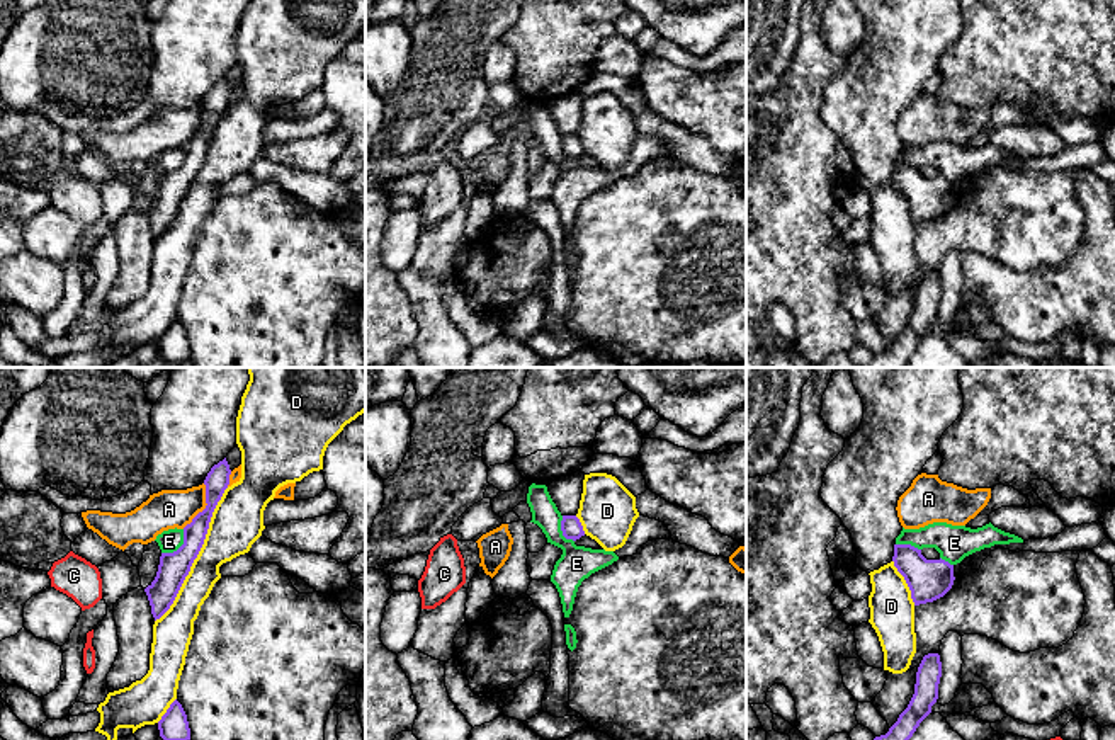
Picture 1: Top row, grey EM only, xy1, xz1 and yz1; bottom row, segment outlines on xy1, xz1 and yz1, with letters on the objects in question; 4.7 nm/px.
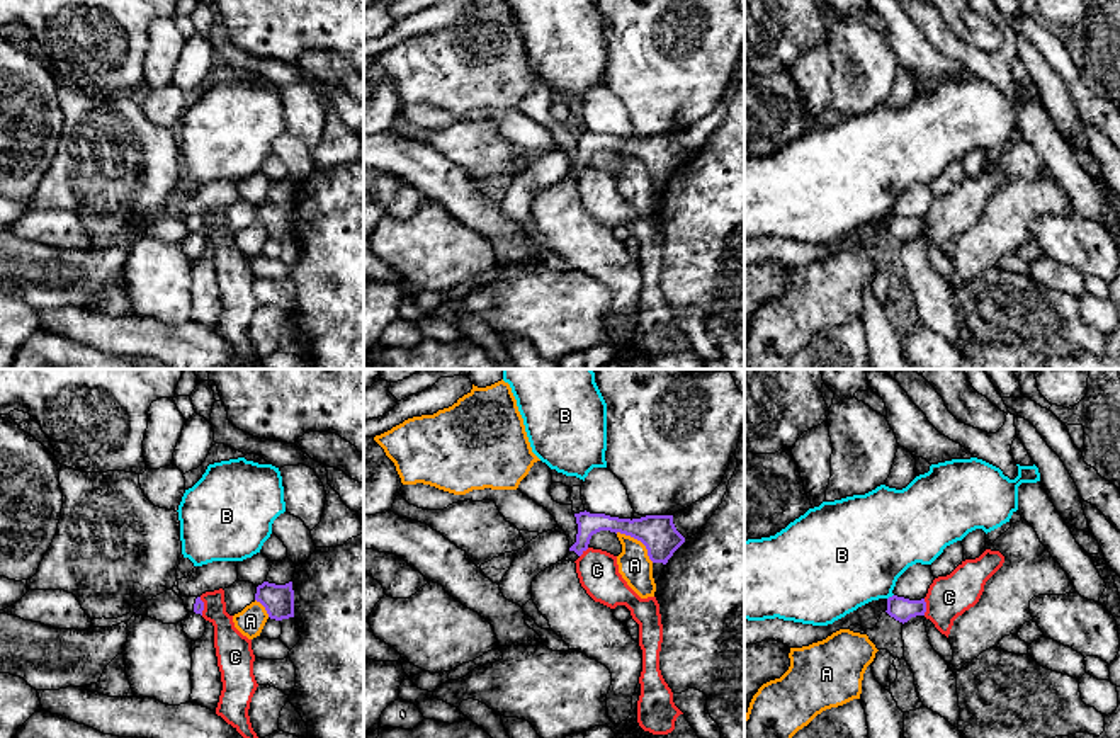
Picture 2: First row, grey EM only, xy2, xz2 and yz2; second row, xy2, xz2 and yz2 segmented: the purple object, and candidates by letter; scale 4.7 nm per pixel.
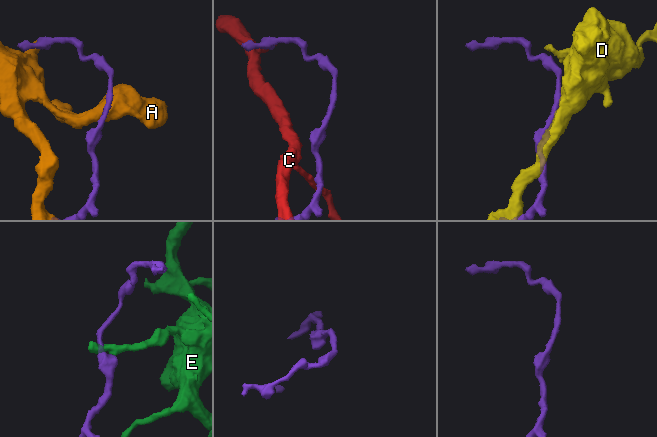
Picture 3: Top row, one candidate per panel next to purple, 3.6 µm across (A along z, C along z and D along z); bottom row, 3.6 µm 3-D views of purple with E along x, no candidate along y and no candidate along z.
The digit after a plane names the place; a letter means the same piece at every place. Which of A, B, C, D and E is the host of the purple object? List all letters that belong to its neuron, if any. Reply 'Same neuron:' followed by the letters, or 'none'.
Same neuron: none

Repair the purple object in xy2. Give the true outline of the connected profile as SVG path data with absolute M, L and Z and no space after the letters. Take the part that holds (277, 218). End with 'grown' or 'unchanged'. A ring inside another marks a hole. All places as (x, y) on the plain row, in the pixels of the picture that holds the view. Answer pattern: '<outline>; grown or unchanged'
M263 201L257 206L255 219L265 226L270 238L282 240L294 236L292 201L286 204Z; unchanged

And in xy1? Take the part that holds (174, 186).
M226 77L211 87L204 99L206 128L184 146L184 163L173 172L161 172L156 196L144 208L155 240L170 228L189 194L204 163L212 131L229 104L229 94L231 88Z; unchanged

